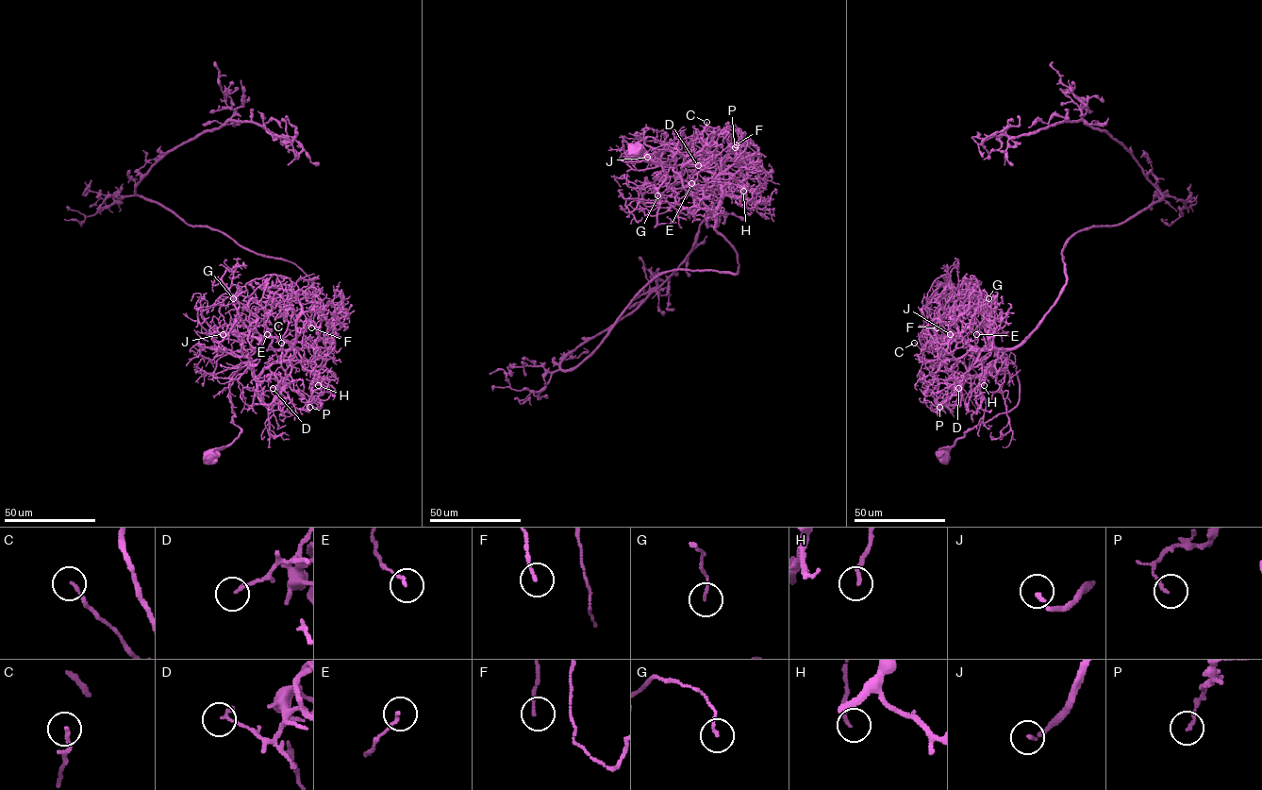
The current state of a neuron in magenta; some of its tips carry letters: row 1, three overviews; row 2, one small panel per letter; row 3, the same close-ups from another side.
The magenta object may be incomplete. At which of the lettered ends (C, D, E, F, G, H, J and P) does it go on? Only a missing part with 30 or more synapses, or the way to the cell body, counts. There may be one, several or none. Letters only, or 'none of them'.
J

